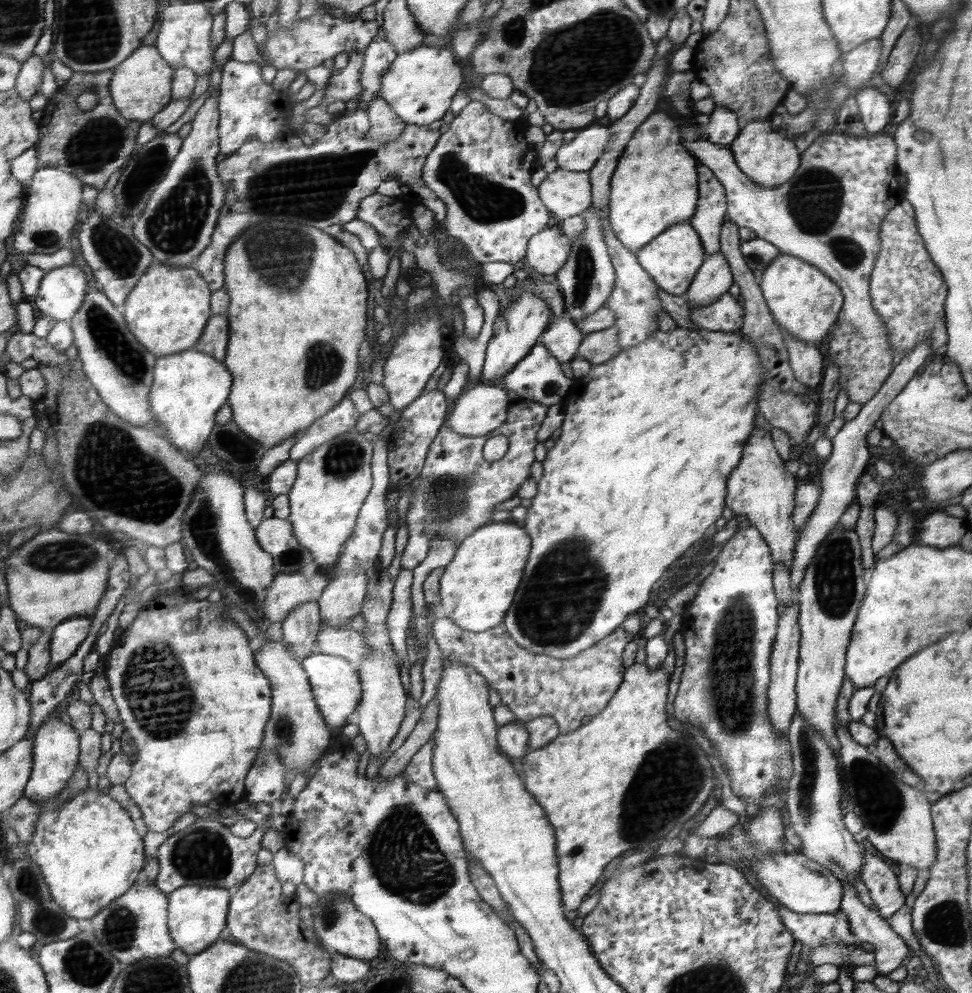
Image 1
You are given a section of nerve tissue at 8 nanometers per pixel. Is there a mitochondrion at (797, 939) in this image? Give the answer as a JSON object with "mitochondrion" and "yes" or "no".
{"mitochondrion":"no"}

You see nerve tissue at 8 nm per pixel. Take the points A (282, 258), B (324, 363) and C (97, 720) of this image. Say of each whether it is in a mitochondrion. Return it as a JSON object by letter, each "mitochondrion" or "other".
{"A":"mitochondrion","B":"mitochondrion","C":"other"}

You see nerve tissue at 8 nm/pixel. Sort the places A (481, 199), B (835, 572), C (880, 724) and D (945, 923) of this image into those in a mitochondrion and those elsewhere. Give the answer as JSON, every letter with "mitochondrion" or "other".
{"A":"mitochondrion","B":"mitochondrion","C":"other","D":"mitochondrion"}

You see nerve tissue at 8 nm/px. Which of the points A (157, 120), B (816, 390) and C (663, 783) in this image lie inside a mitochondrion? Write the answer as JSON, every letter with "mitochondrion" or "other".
{"A":"other","B":"other","C":"mitochondrion"}

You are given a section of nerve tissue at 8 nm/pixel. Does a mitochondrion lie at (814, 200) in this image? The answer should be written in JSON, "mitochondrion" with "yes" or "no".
{"mitochondrion":"yes"}

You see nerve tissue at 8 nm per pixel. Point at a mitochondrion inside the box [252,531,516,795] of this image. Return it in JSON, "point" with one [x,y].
{"point":[284,730]}

